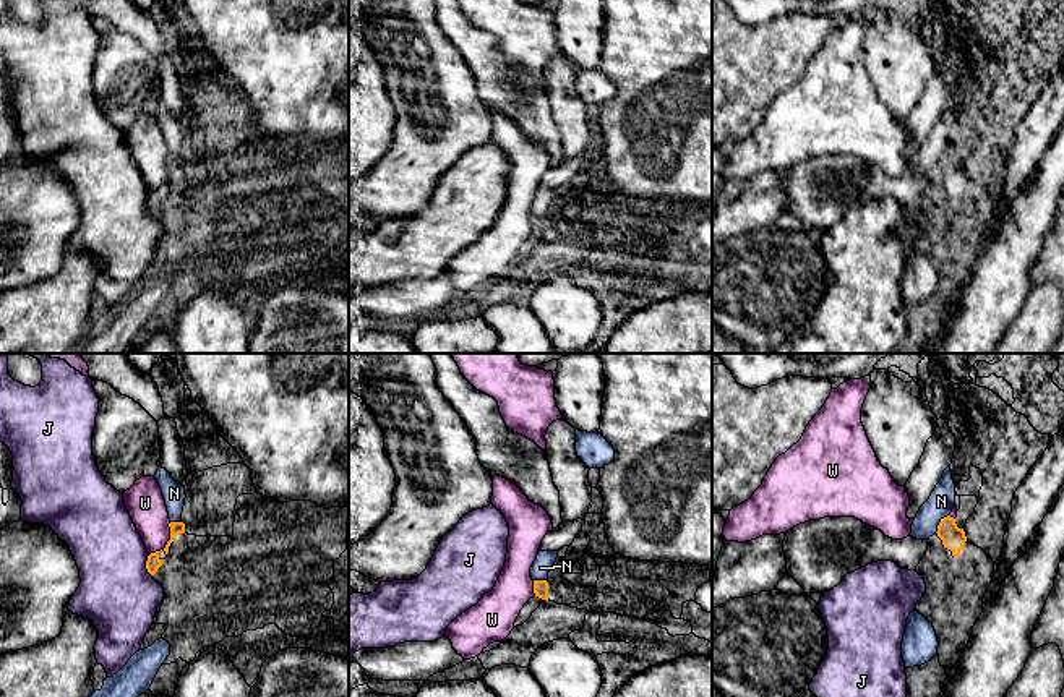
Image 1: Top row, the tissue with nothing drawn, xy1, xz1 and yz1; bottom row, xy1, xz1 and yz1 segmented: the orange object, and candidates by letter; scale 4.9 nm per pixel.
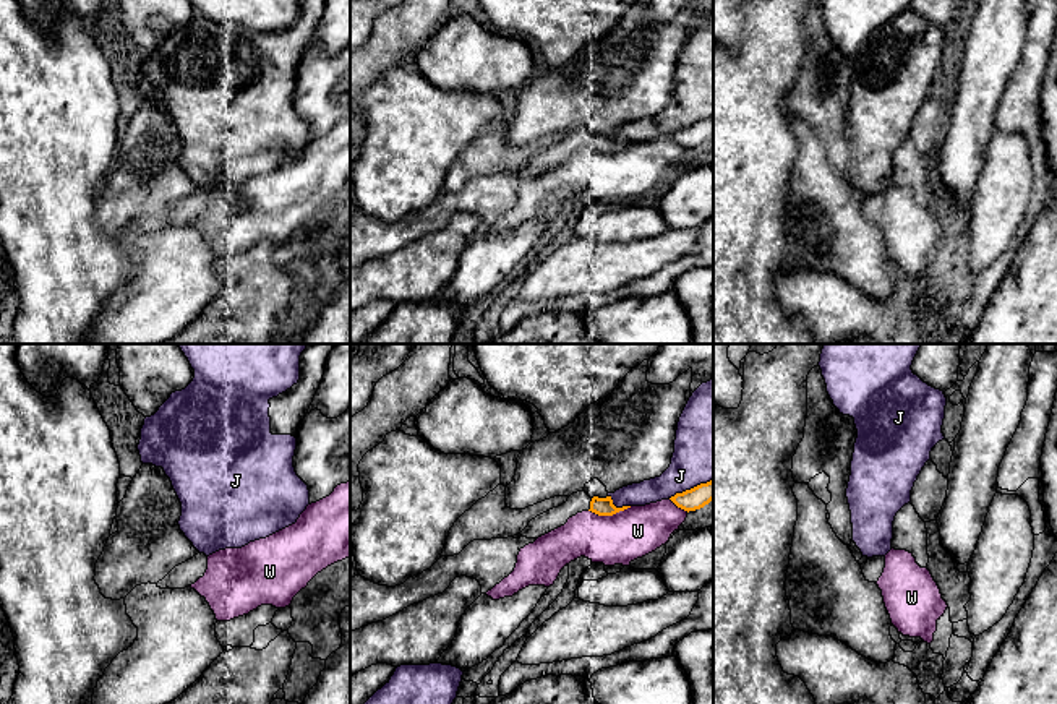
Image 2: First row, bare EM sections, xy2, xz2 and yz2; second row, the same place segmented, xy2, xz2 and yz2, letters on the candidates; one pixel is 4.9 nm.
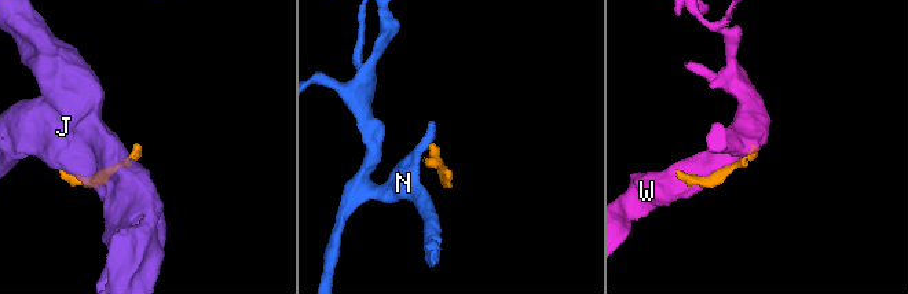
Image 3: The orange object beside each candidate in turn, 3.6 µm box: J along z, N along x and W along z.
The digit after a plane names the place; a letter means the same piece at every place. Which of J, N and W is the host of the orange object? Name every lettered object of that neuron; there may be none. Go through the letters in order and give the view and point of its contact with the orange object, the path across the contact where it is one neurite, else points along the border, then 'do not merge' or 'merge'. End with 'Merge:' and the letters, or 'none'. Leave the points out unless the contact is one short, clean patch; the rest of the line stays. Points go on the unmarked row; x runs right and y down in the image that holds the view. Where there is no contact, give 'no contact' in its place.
J: meets orange in xz2 at (618, 145); do not merge
N: meets orange in yz1 at (939, 159); border along yz1 (949, 151), (935, 169); do not merge
W: meets orange in xz2 at (610, 151); do not merge
Merge: none

